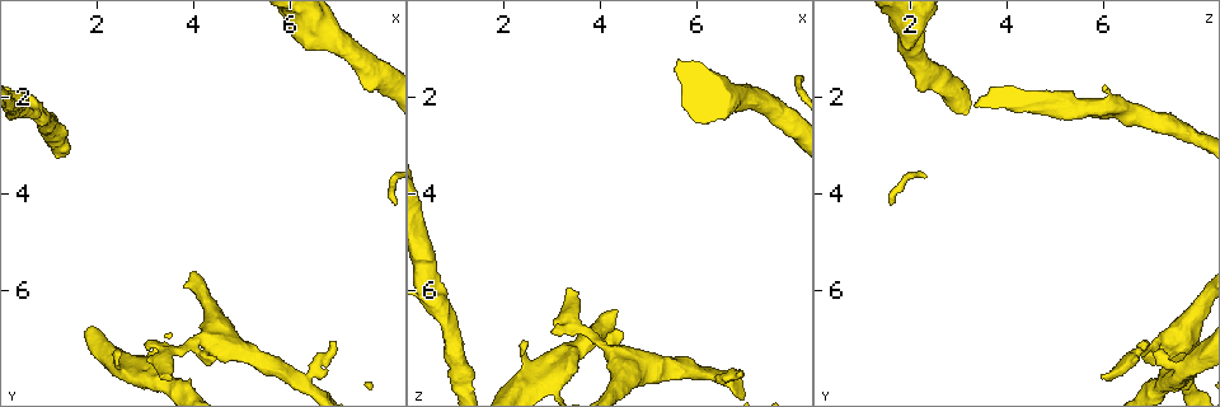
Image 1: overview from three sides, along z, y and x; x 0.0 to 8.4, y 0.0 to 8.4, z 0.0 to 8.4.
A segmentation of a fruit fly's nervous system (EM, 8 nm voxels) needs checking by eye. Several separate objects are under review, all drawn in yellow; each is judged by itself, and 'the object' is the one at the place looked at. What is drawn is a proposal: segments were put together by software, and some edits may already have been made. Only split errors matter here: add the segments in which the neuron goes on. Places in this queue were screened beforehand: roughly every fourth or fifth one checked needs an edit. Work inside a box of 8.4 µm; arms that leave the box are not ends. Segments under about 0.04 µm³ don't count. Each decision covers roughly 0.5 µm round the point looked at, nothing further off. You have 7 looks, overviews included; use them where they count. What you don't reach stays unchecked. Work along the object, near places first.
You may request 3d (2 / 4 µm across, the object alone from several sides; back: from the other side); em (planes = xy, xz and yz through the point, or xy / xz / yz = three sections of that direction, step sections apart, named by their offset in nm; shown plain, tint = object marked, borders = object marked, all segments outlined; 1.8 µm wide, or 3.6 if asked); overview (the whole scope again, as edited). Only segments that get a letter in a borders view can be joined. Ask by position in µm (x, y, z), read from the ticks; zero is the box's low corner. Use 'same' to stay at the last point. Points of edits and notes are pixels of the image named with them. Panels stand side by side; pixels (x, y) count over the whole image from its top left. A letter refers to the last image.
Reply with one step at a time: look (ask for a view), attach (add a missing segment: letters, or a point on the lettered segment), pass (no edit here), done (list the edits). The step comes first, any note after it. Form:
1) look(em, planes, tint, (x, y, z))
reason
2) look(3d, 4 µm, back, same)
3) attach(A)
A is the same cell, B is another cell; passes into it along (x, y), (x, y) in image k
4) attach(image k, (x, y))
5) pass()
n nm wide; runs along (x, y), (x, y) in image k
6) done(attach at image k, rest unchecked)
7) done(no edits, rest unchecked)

look(em, planes, tint, (6.90, 7.10, 7.70))

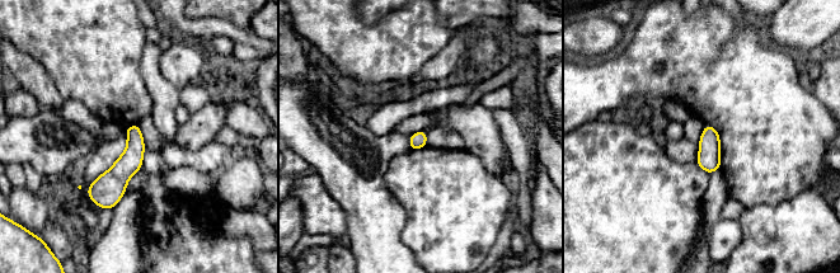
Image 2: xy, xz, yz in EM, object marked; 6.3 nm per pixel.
look(em, planes, borders, same)

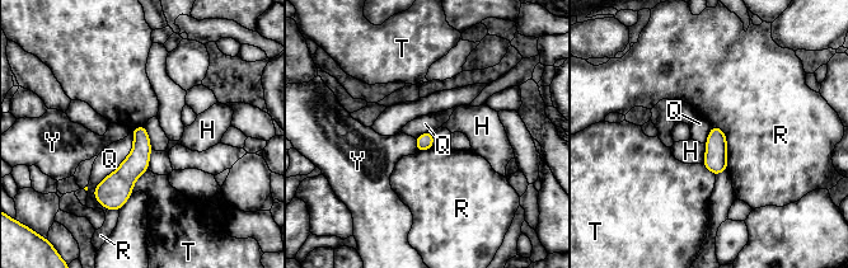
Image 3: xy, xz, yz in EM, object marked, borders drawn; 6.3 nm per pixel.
pass()
110 nm wide; H, Q, R, T and Y are other cells; border along (135, 127), (94, 188), (106, 210) in image 3; none of them fits

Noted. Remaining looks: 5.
look(em, planes, borders, (4.40, 7.40, 6.85))
free end

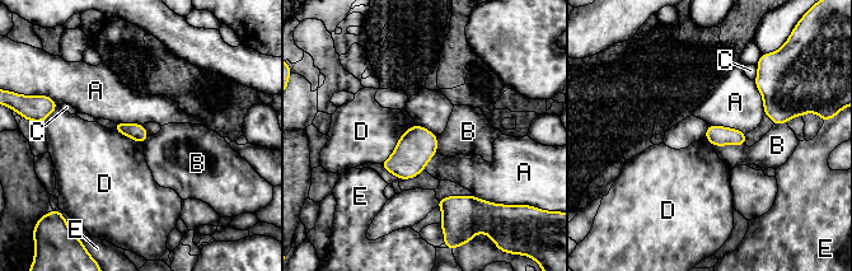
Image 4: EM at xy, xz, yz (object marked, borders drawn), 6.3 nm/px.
pass()
110 nm wide; A, B, C, D and E are other cells; border along (415, 124), (380, 164) in image 4; none of them fits

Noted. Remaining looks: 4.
look(em, planes, borders, (2.50, 7.25, 7.10))
an open end

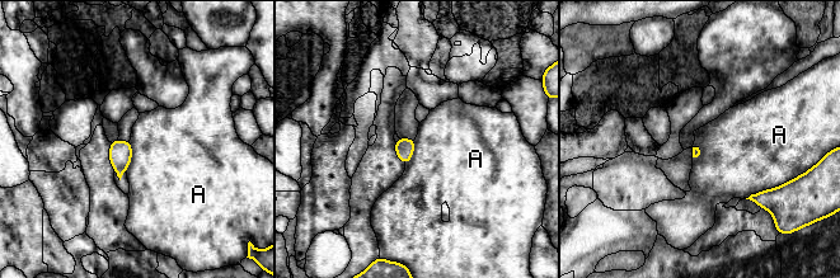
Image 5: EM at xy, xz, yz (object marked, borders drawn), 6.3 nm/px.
pass()
A is another cell; border along (778, 185), (751, 193), (746, 198) in image 5; no lettered segment goes on from it

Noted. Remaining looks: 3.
done(no edits, rest unchecked)

